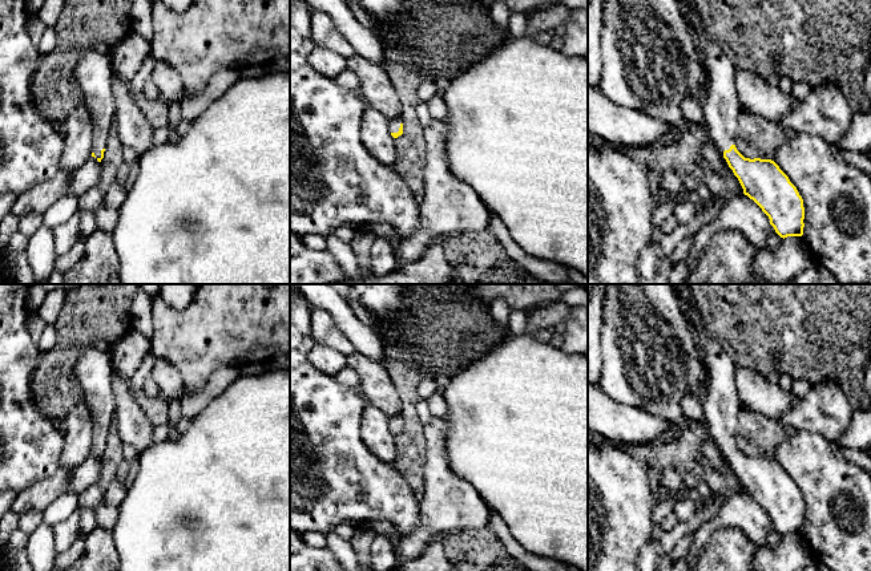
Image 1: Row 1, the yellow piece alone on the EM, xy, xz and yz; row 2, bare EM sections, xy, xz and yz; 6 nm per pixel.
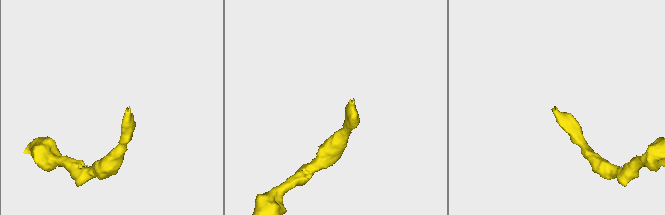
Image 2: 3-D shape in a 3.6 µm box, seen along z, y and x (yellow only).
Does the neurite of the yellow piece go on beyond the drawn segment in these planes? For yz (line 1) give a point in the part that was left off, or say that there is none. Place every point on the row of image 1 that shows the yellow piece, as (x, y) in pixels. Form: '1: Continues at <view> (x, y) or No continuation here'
1: Continues at yz (722, 108)

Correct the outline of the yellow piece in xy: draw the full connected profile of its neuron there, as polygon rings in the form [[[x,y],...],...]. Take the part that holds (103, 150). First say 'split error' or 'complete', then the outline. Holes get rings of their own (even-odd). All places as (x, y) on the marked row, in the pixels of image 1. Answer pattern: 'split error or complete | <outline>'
split error | [[[85,50],[73,76],[92,118],[92,157],[101,162],[116,113],[109,50]]]

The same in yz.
split error | [[[684,0],[691,4],[694,15],[694,25],[697,28],[699,41],[698,49],[702,52],[705,64],[710,73],[710,88],[703,102],[705,125],[709,129],[710,139],[714,141],[717,149],[726,159],[729,167],[738,178],[743,194],[753,199],[762,211],[769,216],[770,224],[781,238],[802,236],[805,207],[803,199],[797,187],[790,182],[789,177],[779,169],[771,159],[745,158],[735,147],[737,127],[739,113],[742,112],[741,104],[735,92],[735,65],[729,53],[722,49],[709,35],[698,9],[695,0]]]

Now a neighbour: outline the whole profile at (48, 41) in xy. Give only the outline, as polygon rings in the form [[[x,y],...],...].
[[[45,28],[41,41],[39,44],[39,50],[41,56],[53,52],[56,44],[57,44],[57,37],[56,37],[55,28]]]

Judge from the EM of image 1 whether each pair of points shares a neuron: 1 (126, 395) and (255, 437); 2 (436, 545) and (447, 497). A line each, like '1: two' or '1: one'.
1: two
2: two

